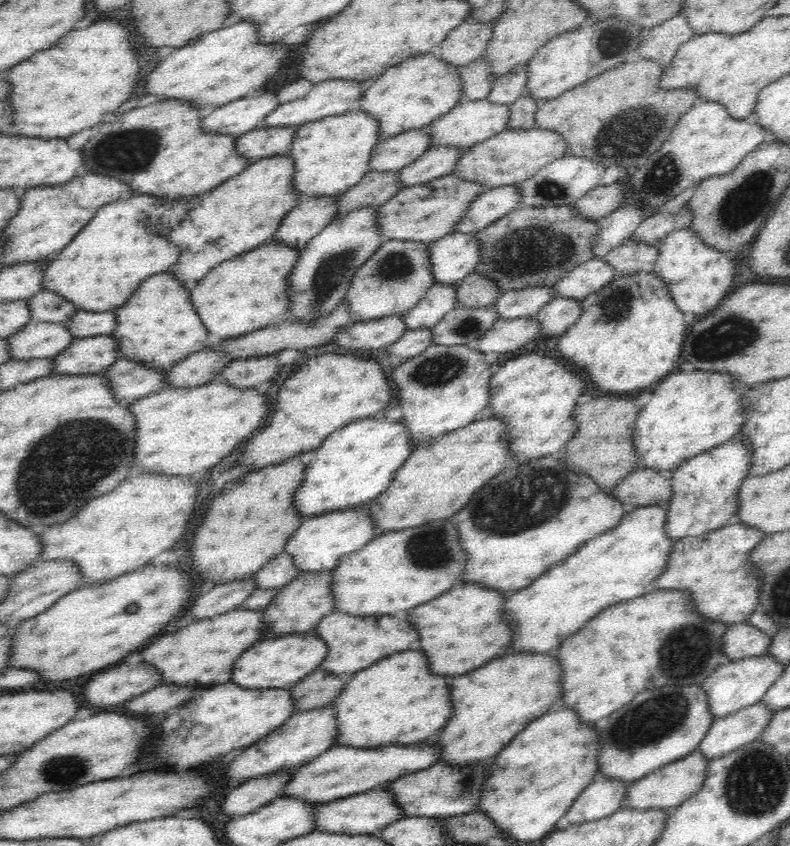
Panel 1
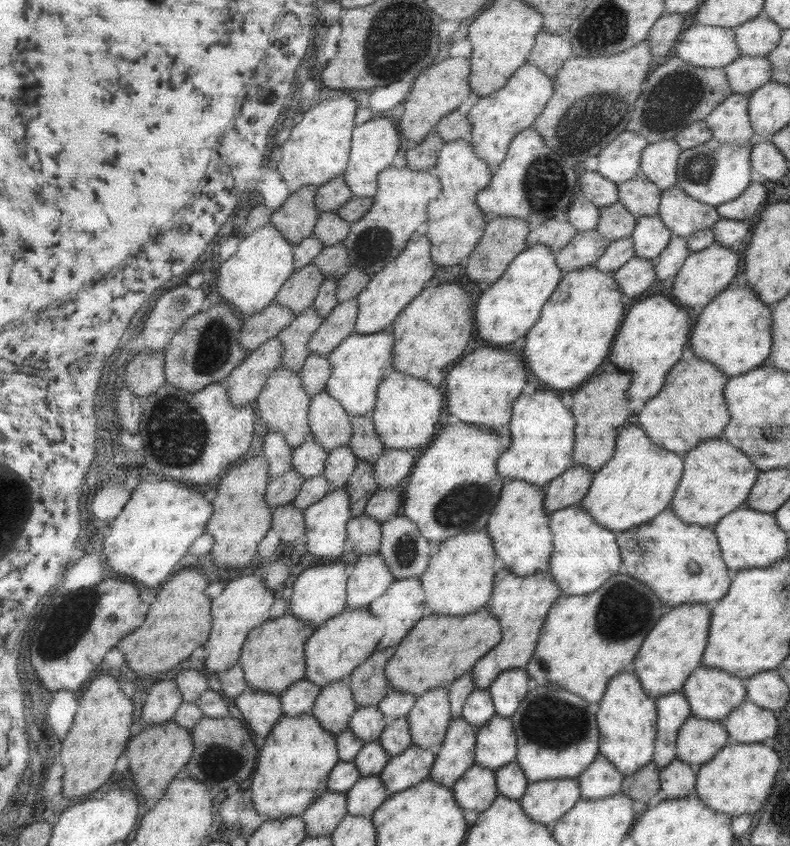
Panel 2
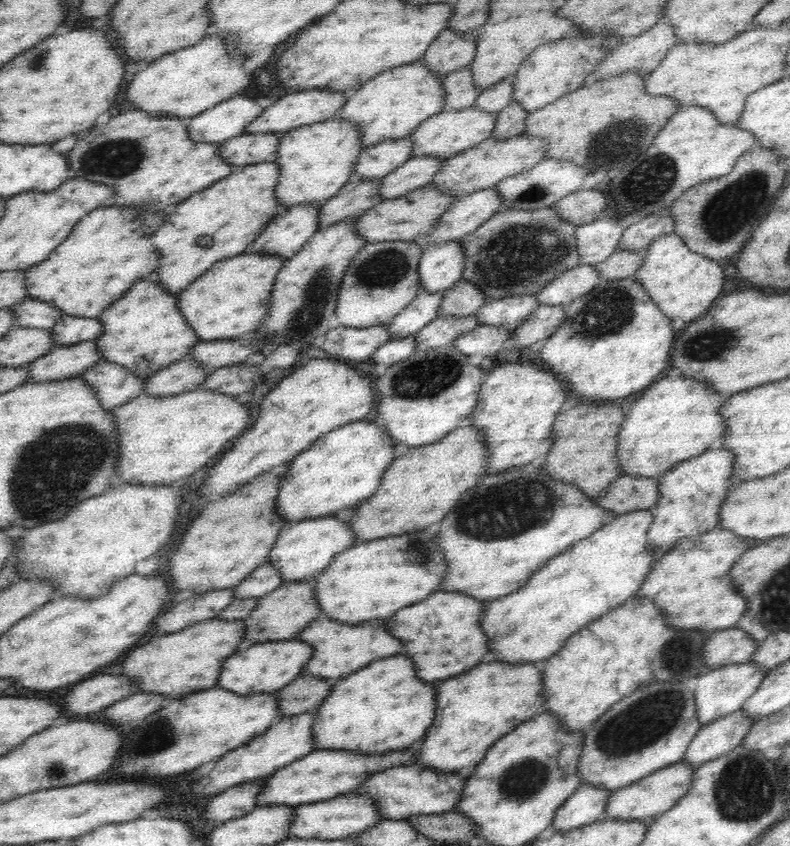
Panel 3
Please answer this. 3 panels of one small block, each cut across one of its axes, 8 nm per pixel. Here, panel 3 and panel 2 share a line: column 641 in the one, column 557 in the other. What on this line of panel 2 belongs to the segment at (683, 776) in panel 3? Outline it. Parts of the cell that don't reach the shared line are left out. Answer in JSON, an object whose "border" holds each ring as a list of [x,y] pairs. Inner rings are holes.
{"border":[[[574,777],[528,783],[518,802],[533,822],[550,826],[579,799],[579,786]]]}

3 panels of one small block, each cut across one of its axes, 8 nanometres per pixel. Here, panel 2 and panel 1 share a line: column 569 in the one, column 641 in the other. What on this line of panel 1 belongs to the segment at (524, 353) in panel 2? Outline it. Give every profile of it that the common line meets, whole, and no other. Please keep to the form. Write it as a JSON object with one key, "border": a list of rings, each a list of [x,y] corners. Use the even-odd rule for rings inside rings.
{"border":[[[640,271],[615,279],[608,286],[582,299],[582,305],[584,314],[563,333],[557,348],[562,359],[582,370],[586,379],[602,388],[604,394],[638,394],[650,389],[650,384],[653,387],[666,379],[678,366],[690,324],[686,322],[686,313],[674,301],[668,283],[656,271]]]}

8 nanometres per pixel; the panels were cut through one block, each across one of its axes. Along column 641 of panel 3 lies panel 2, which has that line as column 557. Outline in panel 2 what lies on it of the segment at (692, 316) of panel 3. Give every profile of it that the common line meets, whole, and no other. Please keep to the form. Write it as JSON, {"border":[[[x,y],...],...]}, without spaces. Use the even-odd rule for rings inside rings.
{"border":[[[531,246],[523,249],[511,259],[501,278],[483,287],[481,295],[473,304],[475,336],[487,346],[507,346],[523,336],[539,319],[541,306],[557,287],[562,272],[557,268],[555,252],[545,246]]]}

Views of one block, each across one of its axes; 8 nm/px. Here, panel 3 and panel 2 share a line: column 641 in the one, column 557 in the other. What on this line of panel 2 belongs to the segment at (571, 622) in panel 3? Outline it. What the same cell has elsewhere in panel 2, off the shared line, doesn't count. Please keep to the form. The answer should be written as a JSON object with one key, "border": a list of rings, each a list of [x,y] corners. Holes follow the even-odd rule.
{"border":[[[578,506],[565,507],[548,513],[553,551],[548,559],[548,573],[561,590],[561,595],[583,596],[597,590],[610,576],[618,573],[620,554],[615,534],[601,528]]]}

